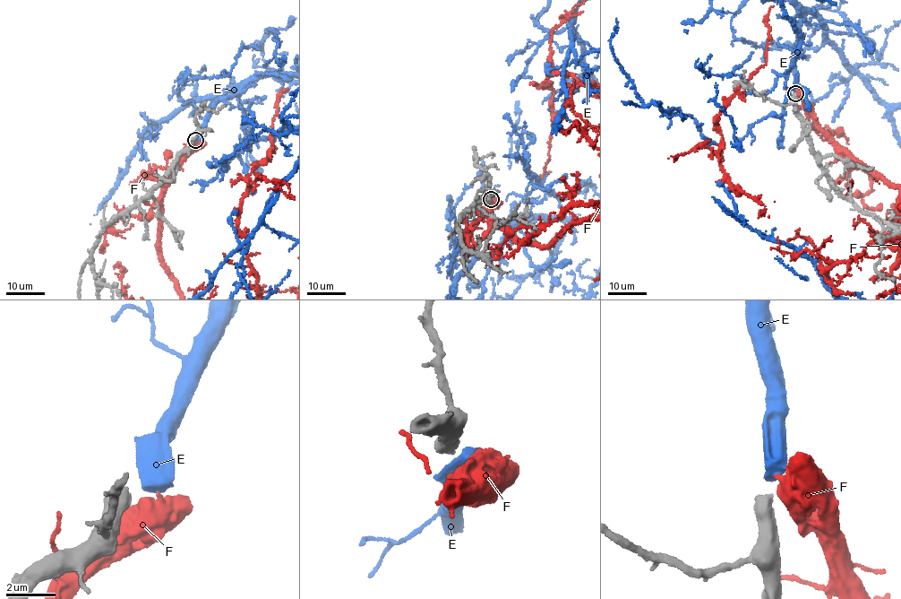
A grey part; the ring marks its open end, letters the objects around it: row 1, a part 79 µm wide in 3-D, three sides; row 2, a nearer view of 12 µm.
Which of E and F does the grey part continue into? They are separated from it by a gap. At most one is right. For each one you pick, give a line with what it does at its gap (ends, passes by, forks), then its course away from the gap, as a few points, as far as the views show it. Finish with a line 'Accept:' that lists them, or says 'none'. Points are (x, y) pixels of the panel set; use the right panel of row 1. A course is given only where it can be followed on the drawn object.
E: it ends
Accept: E

